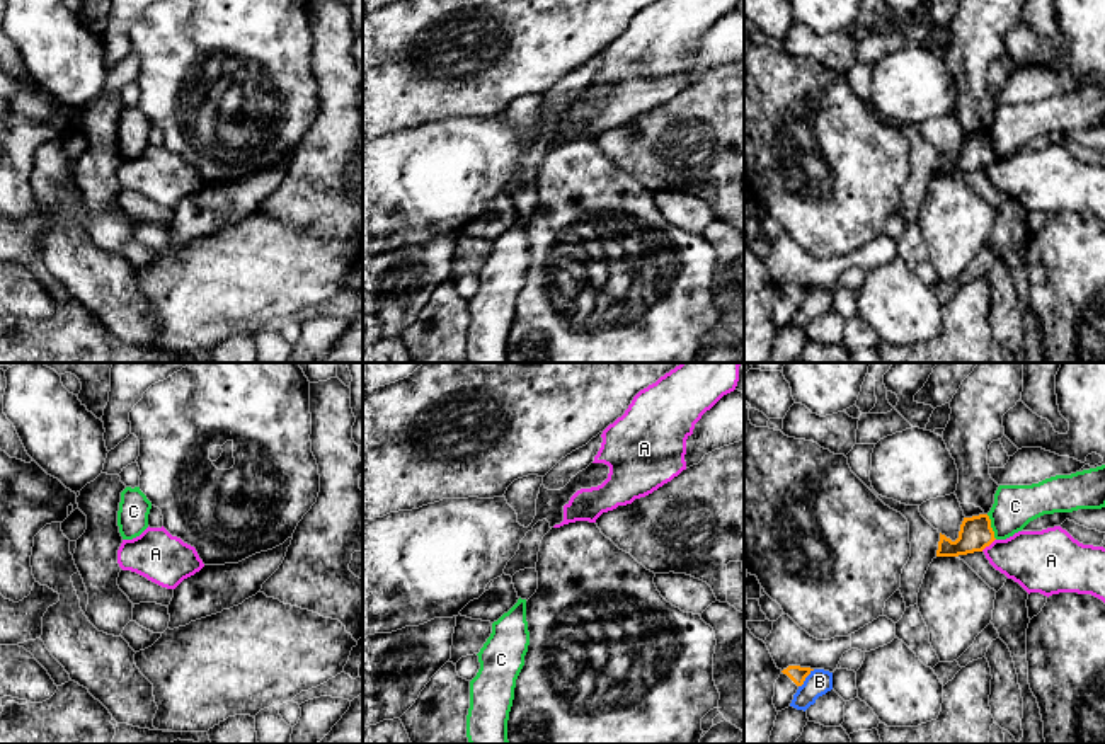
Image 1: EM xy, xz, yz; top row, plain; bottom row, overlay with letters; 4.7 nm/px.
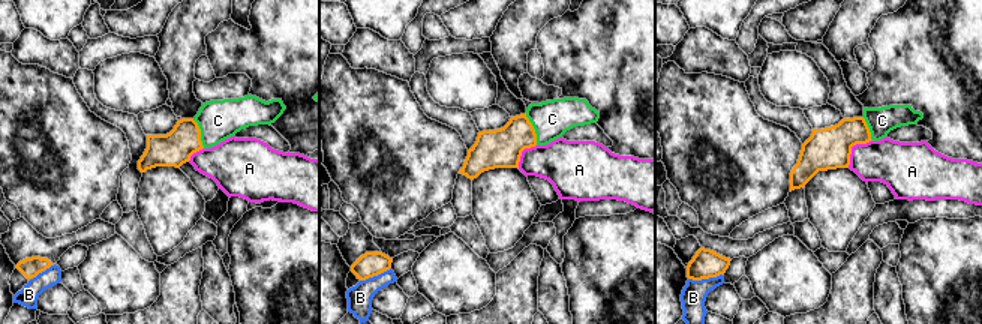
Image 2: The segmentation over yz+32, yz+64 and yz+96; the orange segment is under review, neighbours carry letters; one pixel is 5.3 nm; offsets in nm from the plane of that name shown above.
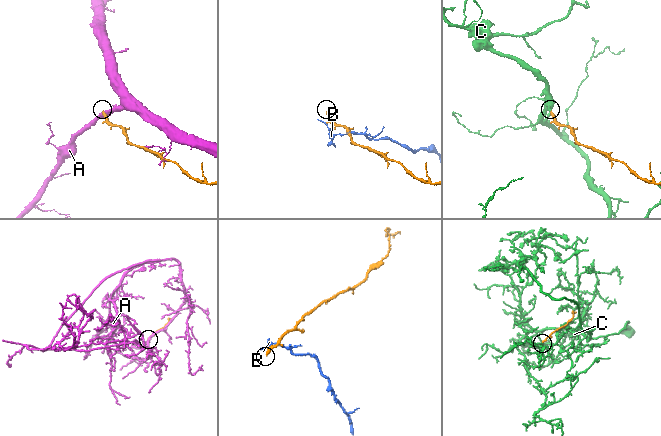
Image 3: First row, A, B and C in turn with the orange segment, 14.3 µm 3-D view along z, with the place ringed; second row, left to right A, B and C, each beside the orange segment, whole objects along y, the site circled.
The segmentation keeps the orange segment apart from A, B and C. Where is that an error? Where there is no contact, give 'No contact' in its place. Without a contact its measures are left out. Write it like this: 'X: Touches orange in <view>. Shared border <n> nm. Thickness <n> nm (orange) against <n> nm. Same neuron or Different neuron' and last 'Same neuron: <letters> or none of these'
A: Touches orange in yz. Shared border 90 nm. Thickness 160 nm (orange) against 280 nm. Different neuron
B: Touches orange in yz. Shared border 120 nm. Thickness 80 nm (orange) against 120 nm. Different neuron
C: Touches orange in yz. Shared border 130 nm. Thickness 160 nm (orange) against 200 nm. Same neuron
Same neuron: C

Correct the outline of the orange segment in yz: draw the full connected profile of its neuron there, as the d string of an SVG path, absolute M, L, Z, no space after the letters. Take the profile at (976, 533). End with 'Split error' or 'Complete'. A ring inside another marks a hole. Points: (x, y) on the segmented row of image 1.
M1105 465L1056 475L1032 485L999 485L991 511L964 518L955 541L940 533L936 557L982 552L994 540L1013 536L1044 514L1102 507L1105 507Z. Split error

